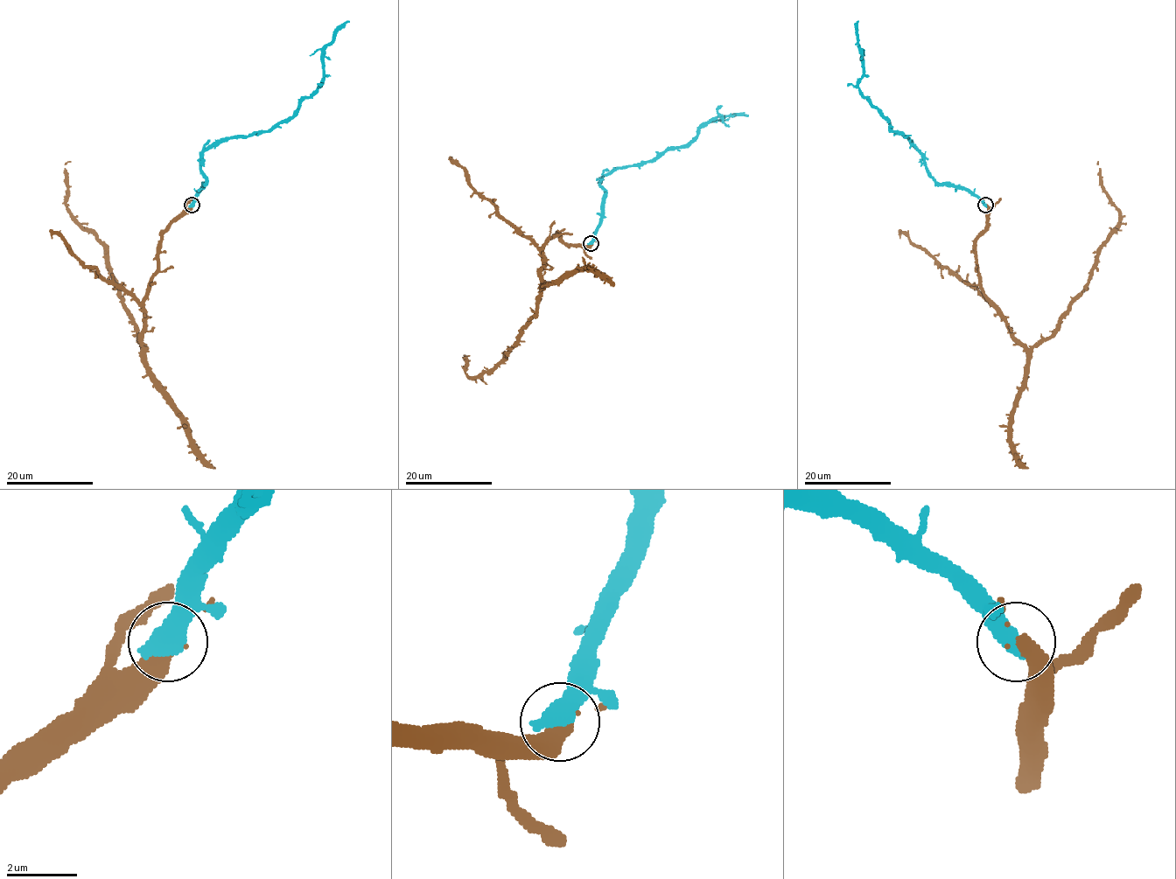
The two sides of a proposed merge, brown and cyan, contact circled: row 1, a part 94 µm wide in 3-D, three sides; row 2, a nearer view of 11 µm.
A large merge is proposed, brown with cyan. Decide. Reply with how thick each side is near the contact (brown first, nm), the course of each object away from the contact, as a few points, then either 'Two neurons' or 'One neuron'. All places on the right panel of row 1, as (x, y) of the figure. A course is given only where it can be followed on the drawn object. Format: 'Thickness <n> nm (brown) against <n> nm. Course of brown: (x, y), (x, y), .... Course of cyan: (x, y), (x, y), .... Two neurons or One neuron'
Thickness 380 nm (brown) against 650 nm. Course of brown: (985, 205), (981, 288), (1008, 331), (1037, 347), (1118, 221), (1098, 162). Course of cyan: (985, 205), (964, 190), (939, 184), (926, 168), (925, 157), (904, 135), (892, 129), (858, 89), (858, 21). One neuron

